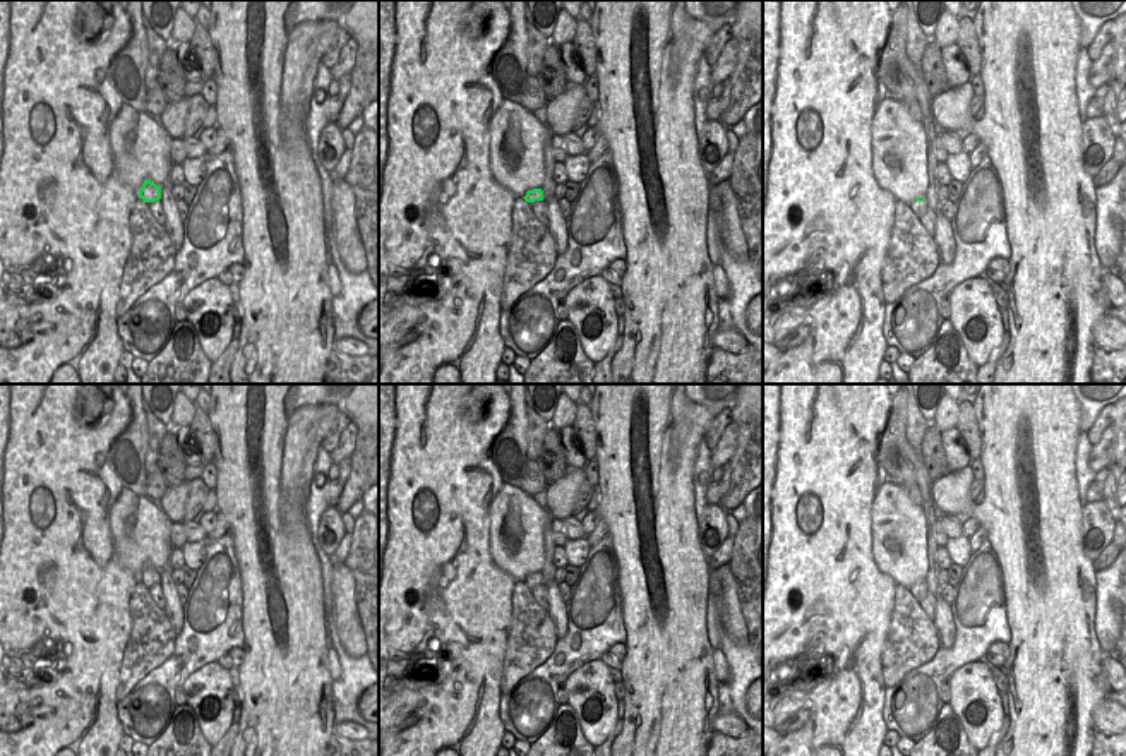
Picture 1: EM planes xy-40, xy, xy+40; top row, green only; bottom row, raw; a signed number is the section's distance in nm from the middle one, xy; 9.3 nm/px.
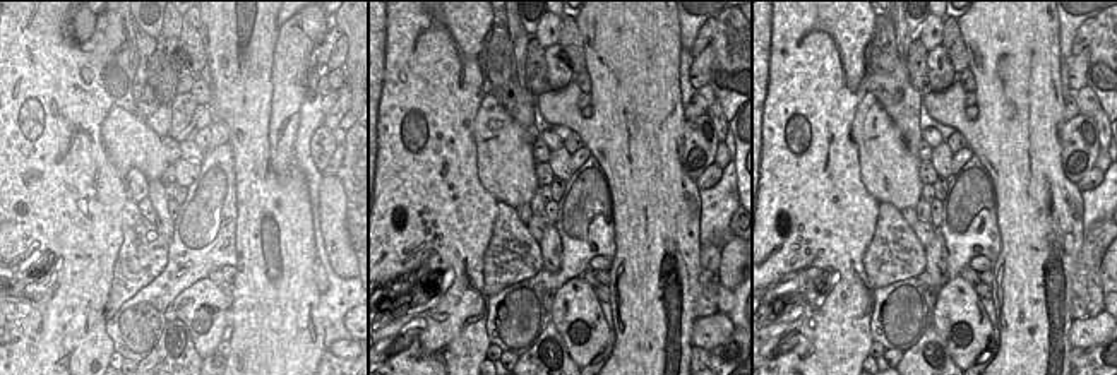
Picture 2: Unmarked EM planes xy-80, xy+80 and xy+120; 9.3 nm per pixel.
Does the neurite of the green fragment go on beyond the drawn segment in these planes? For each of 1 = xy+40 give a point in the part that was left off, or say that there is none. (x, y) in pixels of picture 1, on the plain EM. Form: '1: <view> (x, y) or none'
1: xy+40 (919, 592)

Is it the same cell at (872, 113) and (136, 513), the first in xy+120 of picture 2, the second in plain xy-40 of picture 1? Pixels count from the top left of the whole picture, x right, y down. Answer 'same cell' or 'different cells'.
same cell

